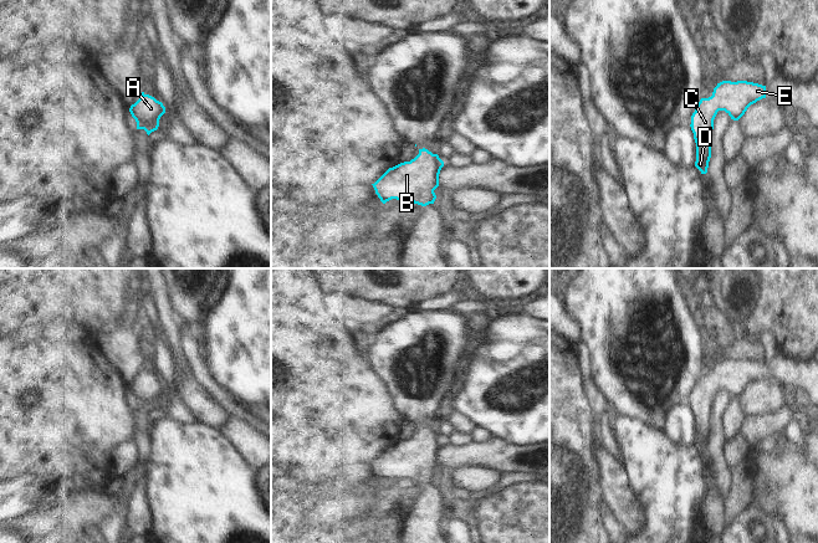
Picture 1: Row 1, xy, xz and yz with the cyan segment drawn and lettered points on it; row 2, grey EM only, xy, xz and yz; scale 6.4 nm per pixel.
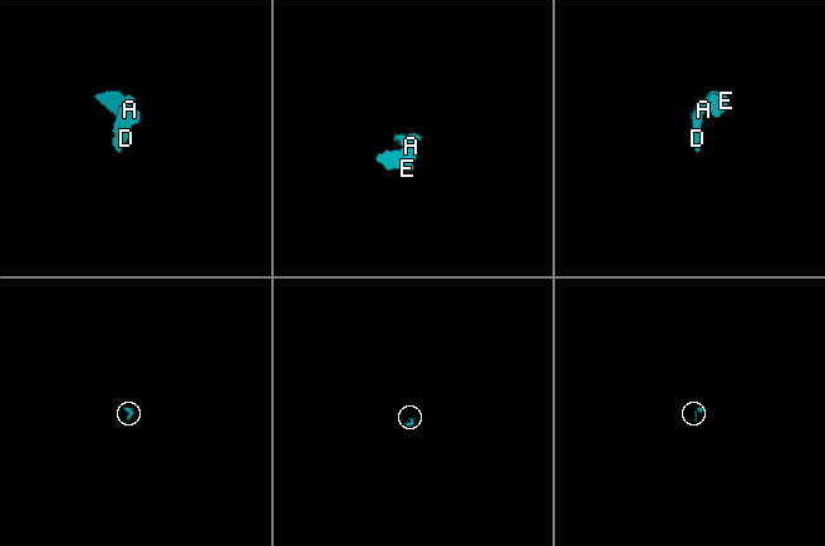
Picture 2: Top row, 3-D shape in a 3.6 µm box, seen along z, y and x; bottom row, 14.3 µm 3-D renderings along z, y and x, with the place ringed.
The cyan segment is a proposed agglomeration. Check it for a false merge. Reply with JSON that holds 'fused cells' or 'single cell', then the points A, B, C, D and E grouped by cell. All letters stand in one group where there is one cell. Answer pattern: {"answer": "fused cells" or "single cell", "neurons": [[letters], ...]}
{"answer": "single cell", "neurons": [["A", "B", "C", "D", "E"]]}

